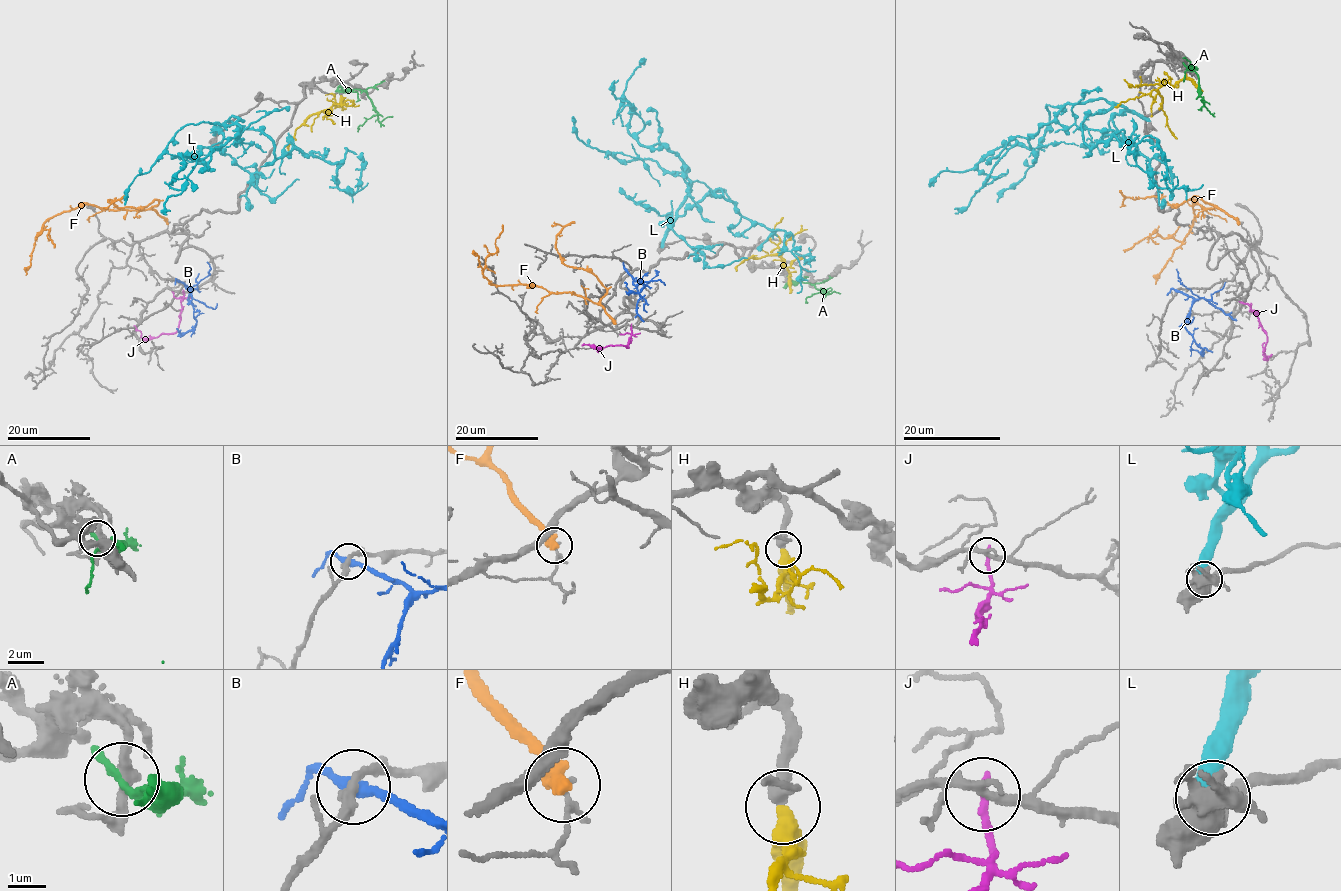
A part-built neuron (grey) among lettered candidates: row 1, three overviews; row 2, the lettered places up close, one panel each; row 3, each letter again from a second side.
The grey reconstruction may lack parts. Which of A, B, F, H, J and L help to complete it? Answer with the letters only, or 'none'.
H

